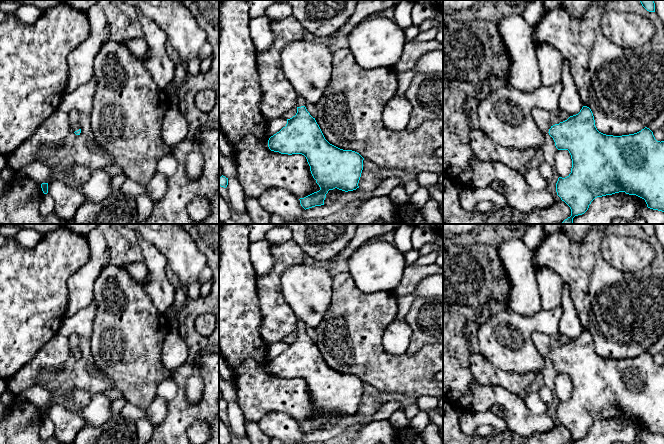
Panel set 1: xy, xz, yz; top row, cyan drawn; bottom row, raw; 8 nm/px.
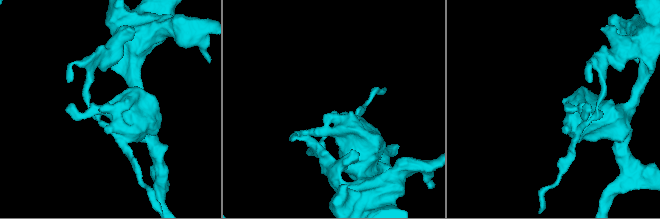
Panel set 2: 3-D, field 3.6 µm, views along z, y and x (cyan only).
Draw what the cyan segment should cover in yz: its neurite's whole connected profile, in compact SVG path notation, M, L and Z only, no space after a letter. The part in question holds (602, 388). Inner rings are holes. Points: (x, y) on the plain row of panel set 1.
M583 330L578 338L553 350L550 349L548 335L535 332L533 342L538 352L553 362L558 374L568 374L571 379L571 397L565 402L559 401L556 407L557 419L571 433L571 440L565 444L573 444L575 440L584 438L595 422L619 416L636 419L645 424L648 432L664 436L664 365L657 365L649 352L622 360L603 358L597 354L593 337L587 330Z

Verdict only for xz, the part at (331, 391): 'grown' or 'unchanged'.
grown

